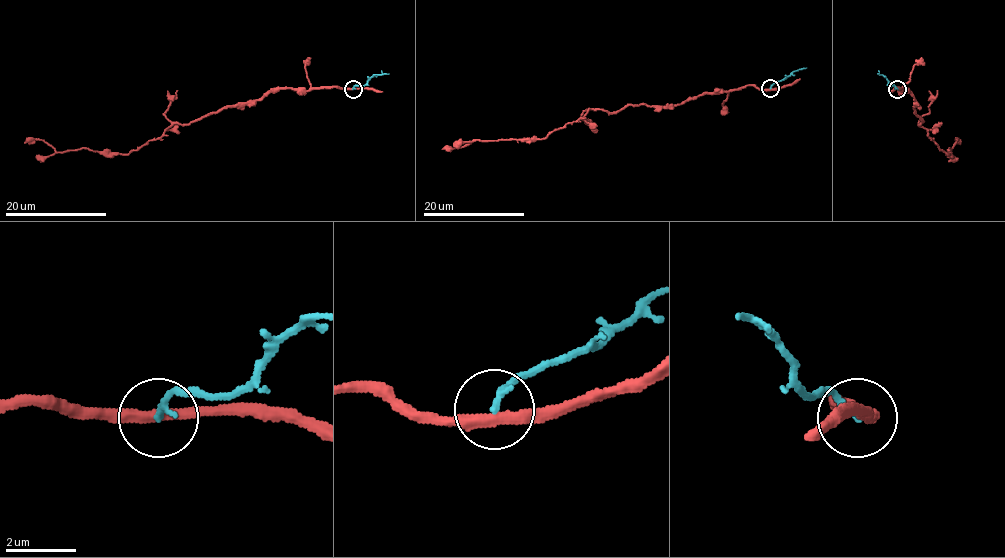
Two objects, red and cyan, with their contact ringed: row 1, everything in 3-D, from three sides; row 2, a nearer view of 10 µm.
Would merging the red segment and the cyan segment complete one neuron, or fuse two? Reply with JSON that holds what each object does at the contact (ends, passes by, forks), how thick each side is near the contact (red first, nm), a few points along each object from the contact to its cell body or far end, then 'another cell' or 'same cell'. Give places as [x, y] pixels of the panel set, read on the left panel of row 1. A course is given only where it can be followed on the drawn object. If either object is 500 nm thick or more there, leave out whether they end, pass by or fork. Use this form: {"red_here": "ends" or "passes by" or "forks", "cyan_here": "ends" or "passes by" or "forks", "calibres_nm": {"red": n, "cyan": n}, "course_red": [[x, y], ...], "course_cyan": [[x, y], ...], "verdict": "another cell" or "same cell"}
{"red_here": "passes by", "cyan_here": "ends", "calibres_nm": {"red": 320, "cyan": 190}, "course_red": [[352, 89], [272, 90], [173, 123], [126, 154], [83, 148], [56, 151], [42, 140], [25, 143]], "course_cyan": [[352, 89], [355, 85], [364, 85], [376, 74], [389, 74]], "verdict": "another cell"}

